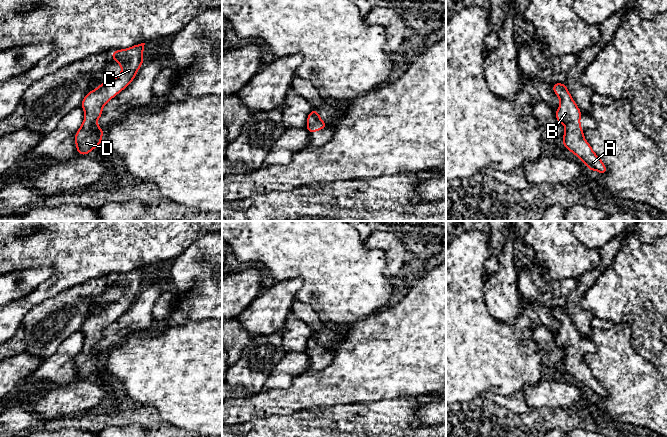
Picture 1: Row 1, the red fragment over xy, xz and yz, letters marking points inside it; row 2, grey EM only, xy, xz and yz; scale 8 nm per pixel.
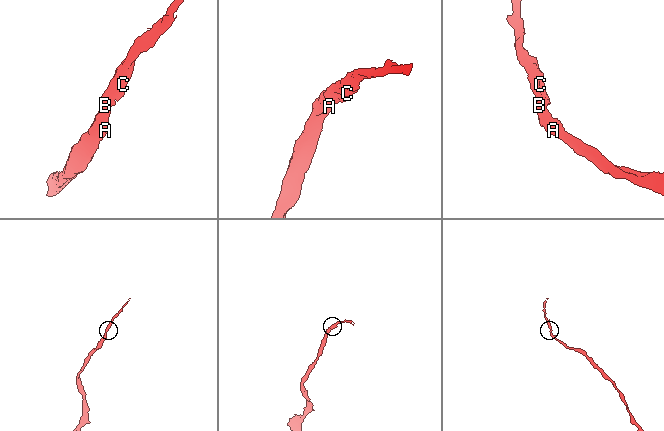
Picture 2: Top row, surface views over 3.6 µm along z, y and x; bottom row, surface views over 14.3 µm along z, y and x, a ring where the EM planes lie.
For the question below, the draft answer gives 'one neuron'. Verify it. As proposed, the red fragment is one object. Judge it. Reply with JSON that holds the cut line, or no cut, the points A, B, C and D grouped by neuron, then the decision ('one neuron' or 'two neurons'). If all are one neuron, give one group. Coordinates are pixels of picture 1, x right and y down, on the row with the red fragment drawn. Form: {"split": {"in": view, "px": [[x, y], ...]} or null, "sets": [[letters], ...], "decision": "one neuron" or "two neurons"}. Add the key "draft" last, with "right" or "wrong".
{"split": null, "sets": [["A", "B", "C", "D"]], "decision": "one neuron", "draft": "right"}

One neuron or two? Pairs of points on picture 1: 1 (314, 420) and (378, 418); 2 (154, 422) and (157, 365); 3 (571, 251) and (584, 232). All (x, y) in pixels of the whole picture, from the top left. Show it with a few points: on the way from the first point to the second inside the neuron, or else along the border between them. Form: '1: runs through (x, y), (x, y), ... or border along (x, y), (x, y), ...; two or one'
1: runs through (330, 420), (362, 420); one
2: border along (133, 404), (151, 406), (161, 419); two
3: border along (572, 231), (582, 243), (597, 250); two

